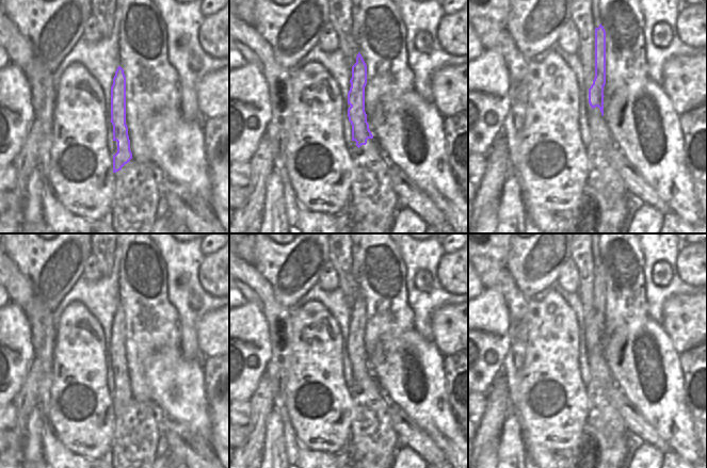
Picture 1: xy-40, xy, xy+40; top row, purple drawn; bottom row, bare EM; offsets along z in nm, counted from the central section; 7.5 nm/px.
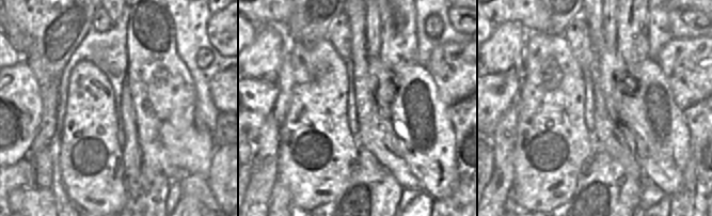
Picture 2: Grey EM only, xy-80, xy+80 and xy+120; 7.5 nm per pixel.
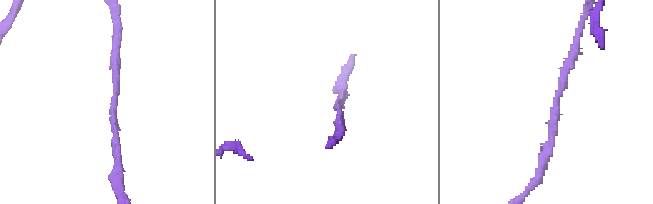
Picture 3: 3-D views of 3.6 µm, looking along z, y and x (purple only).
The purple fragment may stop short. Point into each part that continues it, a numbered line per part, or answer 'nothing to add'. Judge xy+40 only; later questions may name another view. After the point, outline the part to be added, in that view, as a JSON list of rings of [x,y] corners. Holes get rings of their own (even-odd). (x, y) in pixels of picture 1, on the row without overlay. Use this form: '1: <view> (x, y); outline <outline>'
nothing to add

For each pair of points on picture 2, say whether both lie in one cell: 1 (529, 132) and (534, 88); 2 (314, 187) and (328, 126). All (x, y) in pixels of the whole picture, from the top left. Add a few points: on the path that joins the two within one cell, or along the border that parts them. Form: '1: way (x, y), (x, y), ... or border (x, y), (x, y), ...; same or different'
1: way (534, 121), (534, 98); same
2: way (325, 172), (337, 159), (333, 154), (332, 141); same

